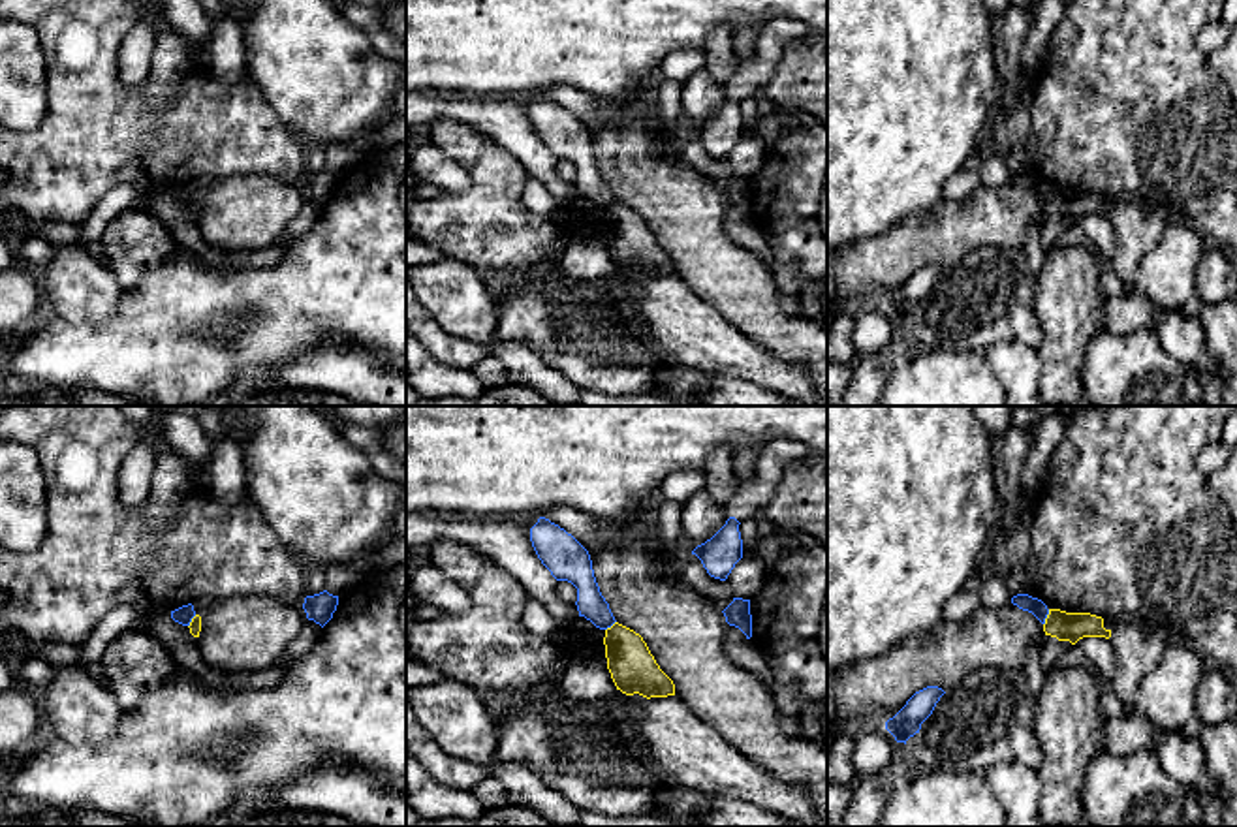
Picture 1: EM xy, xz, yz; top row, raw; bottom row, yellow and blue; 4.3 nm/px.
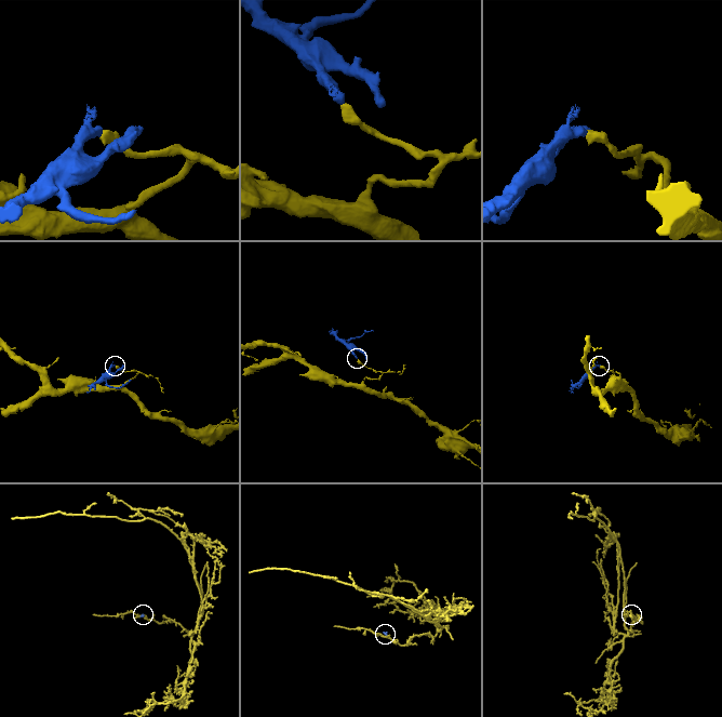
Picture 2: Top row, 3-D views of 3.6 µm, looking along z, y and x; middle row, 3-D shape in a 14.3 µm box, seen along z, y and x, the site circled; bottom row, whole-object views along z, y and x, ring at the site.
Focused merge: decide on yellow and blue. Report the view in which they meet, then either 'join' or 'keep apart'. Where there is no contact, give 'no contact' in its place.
yz | keep apart

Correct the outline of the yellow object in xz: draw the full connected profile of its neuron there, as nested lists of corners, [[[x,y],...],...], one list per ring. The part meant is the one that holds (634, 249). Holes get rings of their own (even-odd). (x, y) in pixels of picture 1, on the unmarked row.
[[[615,201],[605,209],[603,224],[617,269],[647,278],[675,274],[673,259],[660,248],[639,212]]]

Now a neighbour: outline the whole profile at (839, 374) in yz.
[[[827,361],[827,406],[837,406],[852,376],[850,363]]]

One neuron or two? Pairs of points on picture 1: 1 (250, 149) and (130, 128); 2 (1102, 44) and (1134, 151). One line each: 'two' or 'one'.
1: one
2: one

